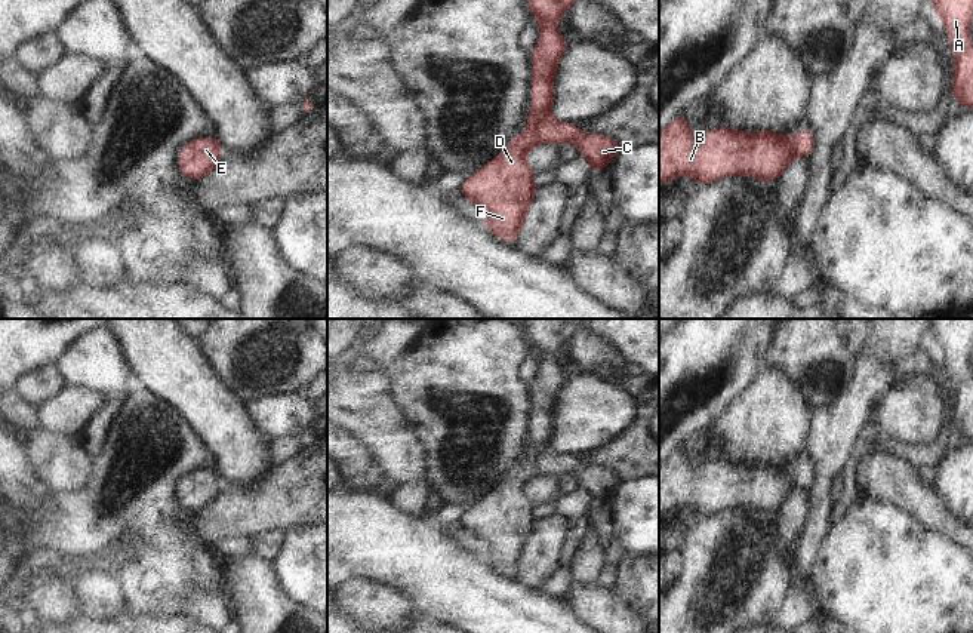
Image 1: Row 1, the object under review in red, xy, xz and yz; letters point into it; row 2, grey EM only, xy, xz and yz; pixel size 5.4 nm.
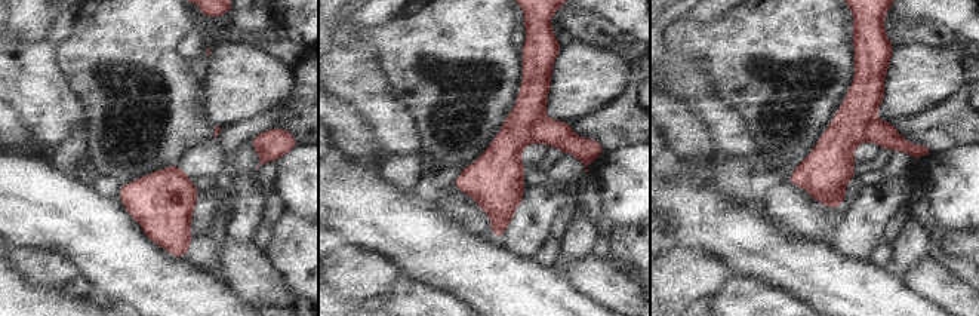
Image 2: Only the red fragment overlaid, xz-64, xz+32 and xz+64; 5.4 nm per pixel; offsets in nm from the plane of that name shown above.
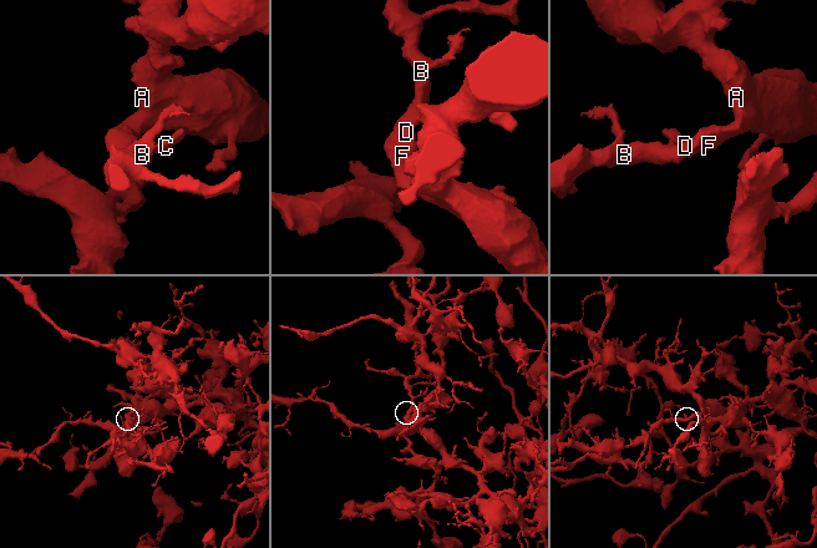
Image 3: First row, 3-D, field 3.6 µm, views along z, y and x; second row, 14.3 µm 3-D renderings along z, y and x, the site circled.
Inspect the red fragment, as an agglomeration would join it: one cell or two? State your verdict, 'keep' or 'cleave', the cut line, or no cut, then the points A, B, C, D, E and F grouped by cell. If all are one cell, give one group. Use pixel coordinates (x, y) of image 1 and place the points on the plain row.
cleave | xz (550, 446), (545, 446), (535, 457), (535, 476) | A B D E F / C

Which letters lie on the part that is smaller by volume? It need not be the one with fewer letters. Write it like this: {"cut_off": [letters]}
{"cut_off": ["C"]}

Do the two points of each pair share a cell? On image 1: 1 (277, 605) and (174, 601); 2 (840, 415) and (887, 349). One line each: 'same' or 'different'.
1: different
2: same

